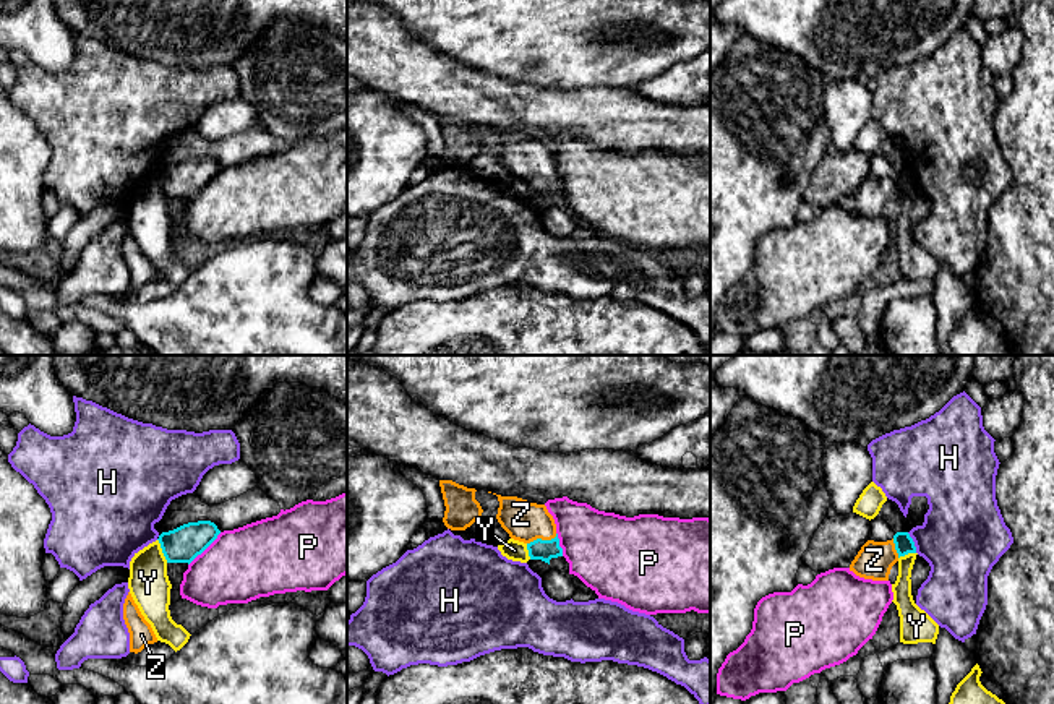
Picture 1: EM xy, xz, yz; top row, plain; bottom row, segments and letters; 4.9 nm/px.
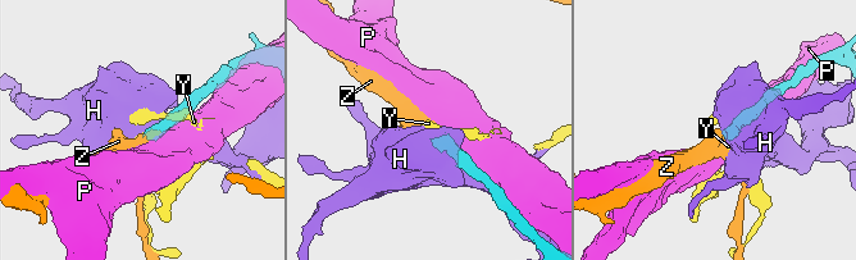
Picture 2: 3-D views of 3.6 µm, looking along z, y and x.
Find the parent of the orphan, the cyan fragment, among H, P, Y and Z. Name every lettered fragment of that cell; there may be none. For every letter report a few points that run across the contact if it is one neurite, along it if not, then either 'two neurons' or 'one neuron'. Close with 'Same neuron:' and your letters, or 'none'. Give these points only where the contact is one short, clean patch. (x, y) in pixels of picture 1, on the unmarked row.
H: two neurons
P: two neurons
Y: line xy (158, 176), (167, 198); two neurons
Z: line xz (545, 187), (540, 176), (524, 158); one neuron
Same neuron: Z

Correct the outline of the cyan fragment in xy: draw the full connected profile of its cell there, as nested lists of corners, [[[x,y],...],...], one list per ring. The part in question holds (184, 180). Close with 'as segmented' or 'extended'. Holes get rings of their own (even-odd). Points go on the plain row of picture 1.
[[[211,157],[183,161],[174,167],[162,169],[159,180],[167,200],[191,200],[221,170]]]; as segmented

